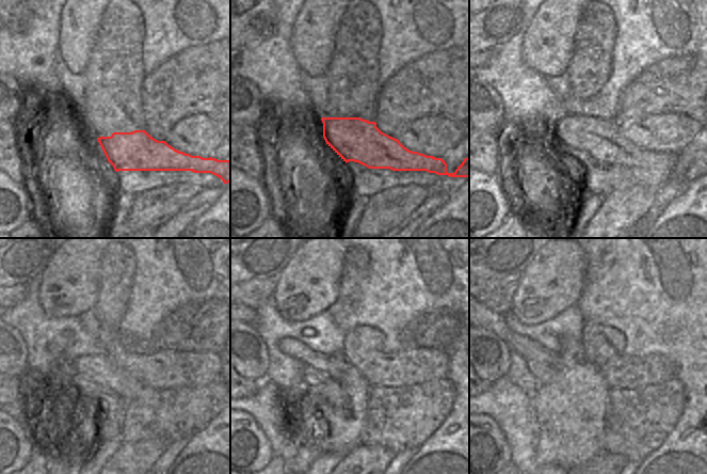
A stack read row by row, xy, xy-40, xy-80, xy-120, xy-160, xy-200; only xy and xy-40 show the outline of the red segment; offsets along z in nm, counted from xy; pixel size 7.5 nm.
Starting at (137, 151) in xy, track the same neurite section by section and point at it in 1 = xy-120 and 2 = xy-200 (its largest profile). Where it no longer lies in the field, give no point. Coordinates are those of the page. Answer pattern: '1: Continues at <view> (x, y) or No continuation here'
1: Continues at xy-120 (100, 368)
2: Continues at xy-200 (491, 320)

